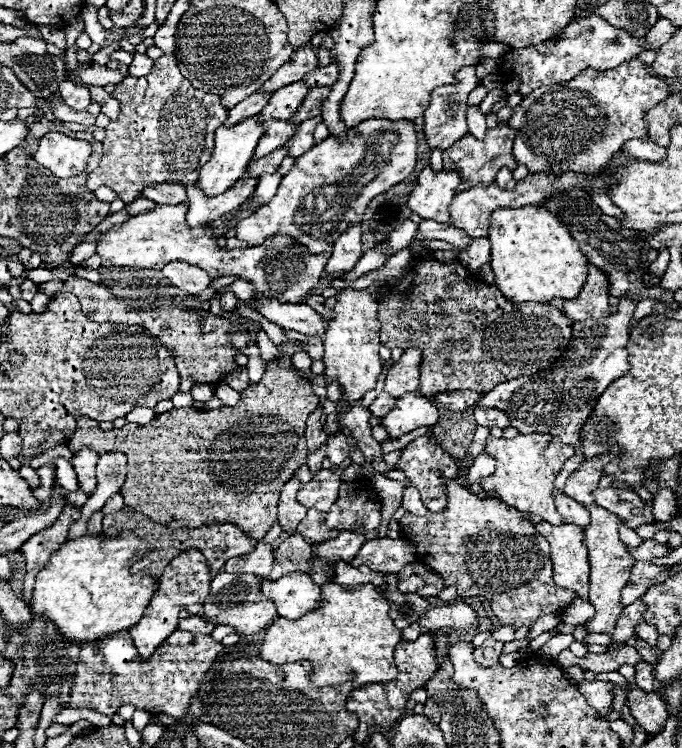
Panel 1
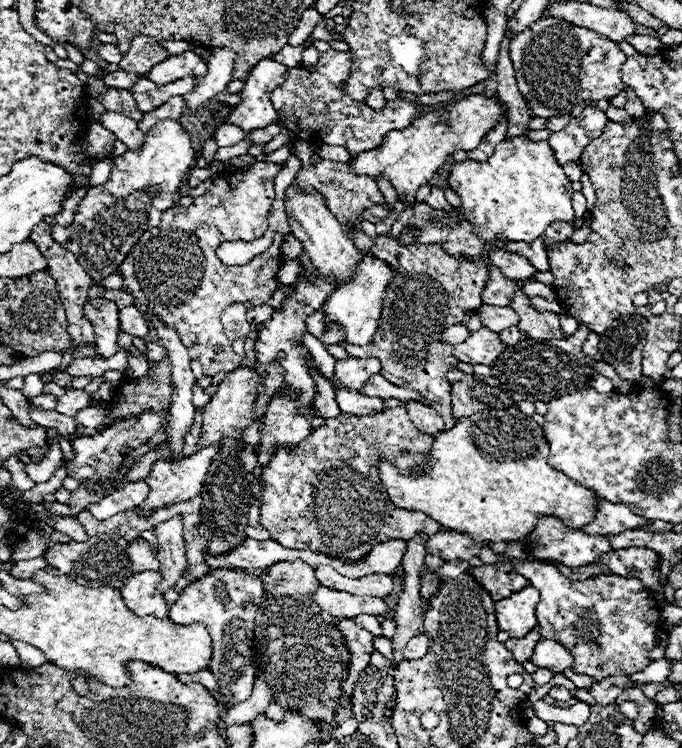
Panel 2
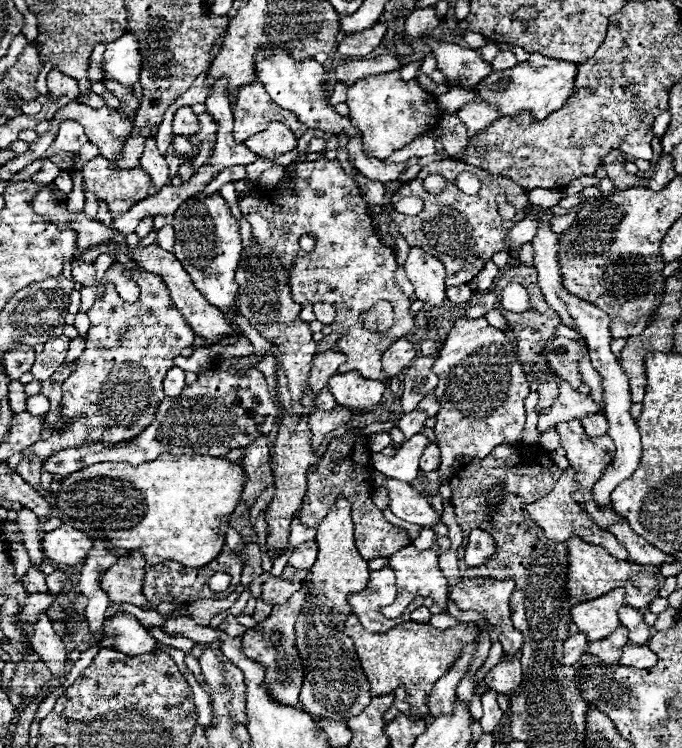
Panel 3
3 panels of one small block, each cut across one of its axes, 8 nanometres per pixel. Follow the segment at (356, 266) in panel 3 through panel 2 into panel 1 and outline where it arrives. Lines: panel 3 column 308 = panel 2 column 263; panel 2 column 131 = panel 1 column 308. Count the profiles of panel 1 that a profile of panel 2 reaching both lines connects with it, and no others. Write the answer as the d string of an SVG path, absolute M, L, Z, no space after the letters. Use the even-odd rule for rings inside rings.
M156 204L154 210L144 210L138 216L128 218L120 226L112 226L100 240L96 254L102 258L102 268L130 266L162 270L164 264L182 260L200 266L208 276L240 276L242 280L254 282L258 298L278 298L280 302L300 304L304 296L312 294L316 284L322 280L324 264L332 254L332 246L322 254L310 254L304 246L296 244L288 236L274 236L260 246L228 250L218 248L212 238L210 226L186 226L186 204Z

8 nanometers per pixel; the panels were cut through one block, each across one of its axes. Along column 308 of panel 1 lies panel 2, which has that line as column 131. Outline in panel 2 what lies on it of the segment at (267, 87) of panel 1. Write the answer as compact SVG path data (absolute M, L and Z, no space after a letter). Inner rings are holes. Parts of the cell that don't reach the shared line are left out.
M140 34L132 40L132 46L124 54L124 58L120 62L120 68L126 70L126 72L148 74L152 70L152 66L160 64L166 58L168 58L168 52L158 44L156 38Z

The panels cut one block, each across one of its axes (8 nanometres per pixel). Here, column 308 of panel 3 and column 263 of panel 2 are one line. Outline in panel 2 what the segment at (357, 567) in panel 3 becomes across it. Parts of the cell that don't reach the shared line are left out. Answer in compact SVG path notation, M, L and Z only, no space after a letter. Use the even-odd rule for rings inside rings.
M302 560L294 562L278 562L266 568L266 574L260 576L264 582L264 592L266 598L262 600L260 608L256 610L254 616L254 648L256 648L256 680L254 688L248 700L234 704L228 708L228 712L222 716L222 720L232 726L232 724L246 724L252 722L258 714L264 714L266 708L272 702L278 702L282 710L294 710L302 714L304 718L318 722L328 722L330 726L338 728L340 724L336 722L336 708L338 702L342 700L342 682L348 676L348 666L350 666L350 652L346 646L346 640L340 632L340 628L332 622L334 616L322 612L318 604L314 604L314 592L318 590L320 582L314 578L314 570L308 564L302 564Z

